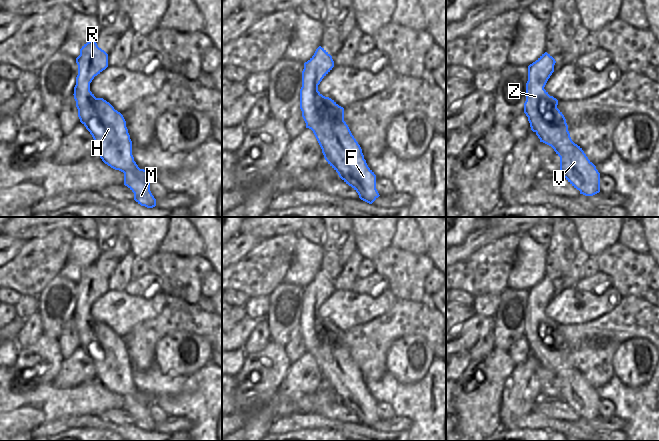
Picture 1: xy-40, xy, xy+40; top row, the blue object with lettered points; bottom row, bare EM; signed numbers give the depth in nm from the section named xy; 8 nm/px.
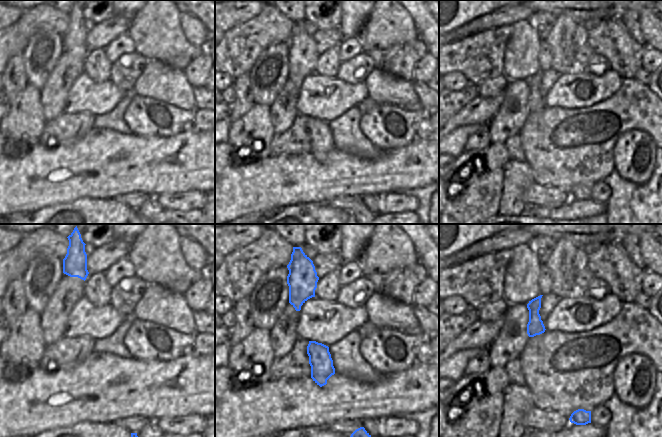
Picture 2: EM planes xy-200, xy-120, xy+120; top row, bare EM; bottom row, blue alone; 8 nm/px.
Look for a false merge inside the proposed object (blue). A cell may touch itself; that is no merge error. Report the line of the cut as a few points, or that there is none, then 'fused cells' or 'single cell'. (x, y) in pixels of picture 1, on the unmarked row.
no cut; single cell

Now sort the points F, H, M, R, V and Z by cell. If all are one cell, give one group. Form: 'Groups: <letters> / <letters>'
Groups: F H M R V Z

